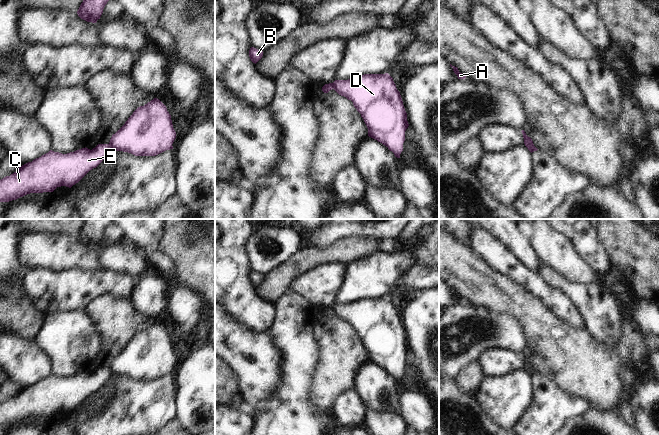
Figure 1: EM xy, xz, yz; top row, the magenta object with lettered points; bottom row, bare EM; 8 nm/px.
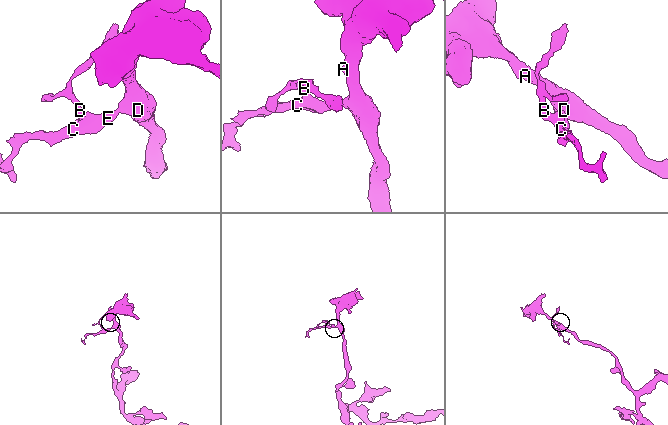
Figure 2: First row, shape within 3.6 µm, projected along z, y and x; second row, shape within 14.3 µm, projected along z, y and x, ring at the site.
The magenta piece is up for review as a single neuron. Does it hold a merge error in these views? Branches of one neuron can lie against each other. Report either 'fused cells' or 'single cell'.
fused cells

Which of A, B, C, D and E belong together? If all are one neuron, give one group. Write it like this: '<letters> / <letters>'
A D / B C E

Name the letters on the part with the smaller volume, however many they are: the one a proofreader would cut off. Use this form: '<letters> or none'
B, C, E

